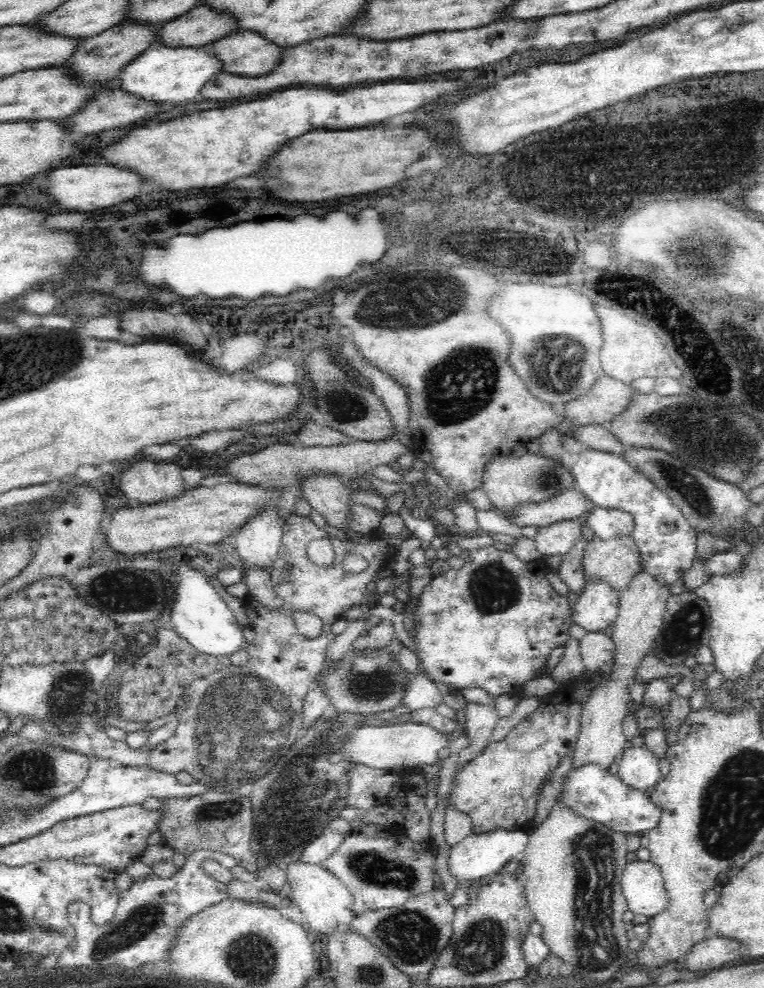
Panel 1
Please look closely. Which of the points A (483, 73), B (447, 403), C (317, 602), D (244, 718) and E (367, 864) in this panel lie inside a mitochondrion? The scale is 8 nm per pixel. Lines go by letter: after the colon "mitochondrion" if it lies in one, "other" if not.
A: other
B: mitochondrion
C: other
D: mitochondrion
E: mitochondrion

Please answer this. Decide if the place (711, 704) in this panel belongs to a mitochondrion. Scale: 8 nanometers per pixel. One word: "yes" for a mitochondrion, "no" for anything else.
no

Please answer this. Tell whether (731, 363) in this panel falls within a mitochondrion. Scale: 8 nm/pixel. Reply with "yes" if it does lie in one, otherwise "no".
no

